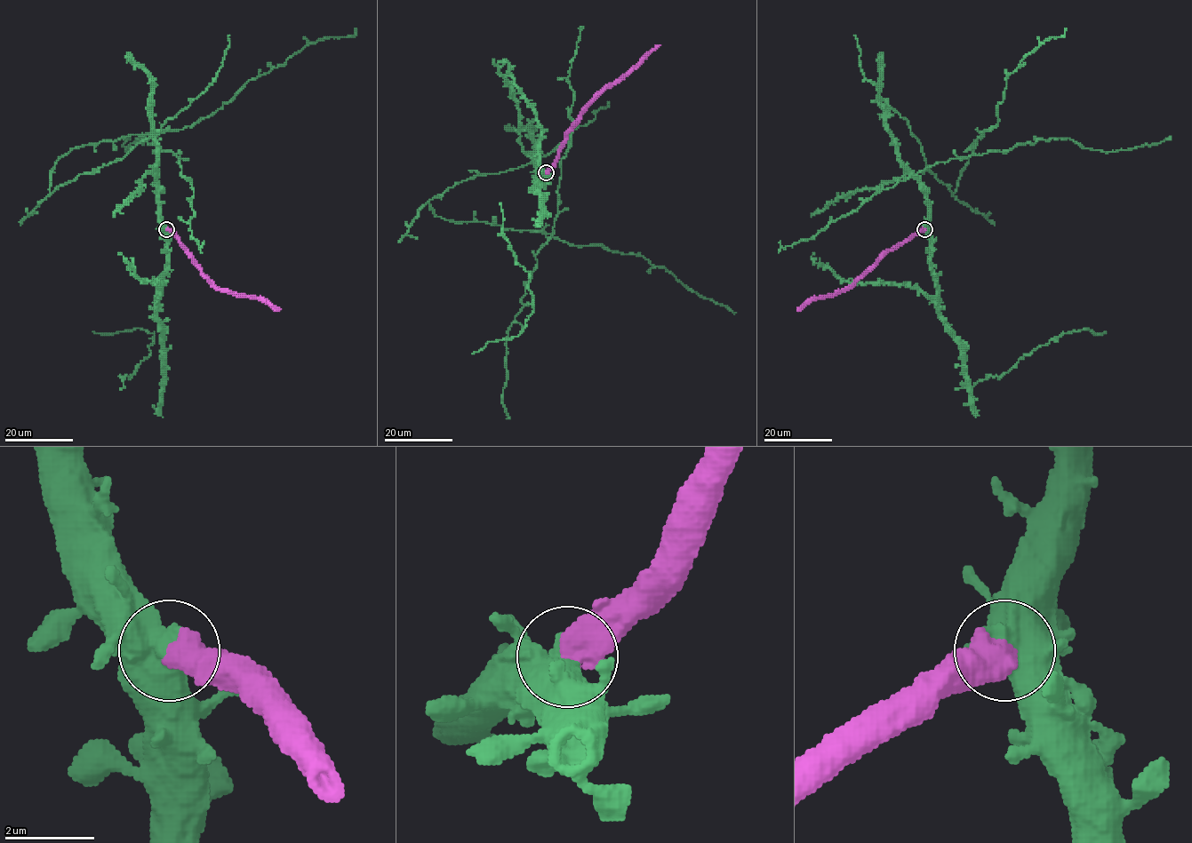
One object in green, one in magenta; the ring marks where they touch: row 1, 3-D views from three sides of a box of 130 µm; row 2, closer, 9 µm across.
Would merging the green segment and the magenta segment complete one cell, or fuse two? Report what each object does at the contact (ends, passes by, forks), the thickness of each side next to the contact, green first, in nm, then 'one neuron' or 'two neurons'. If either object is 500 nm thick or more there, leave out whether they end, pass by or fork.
550/700 nm | two neurons

